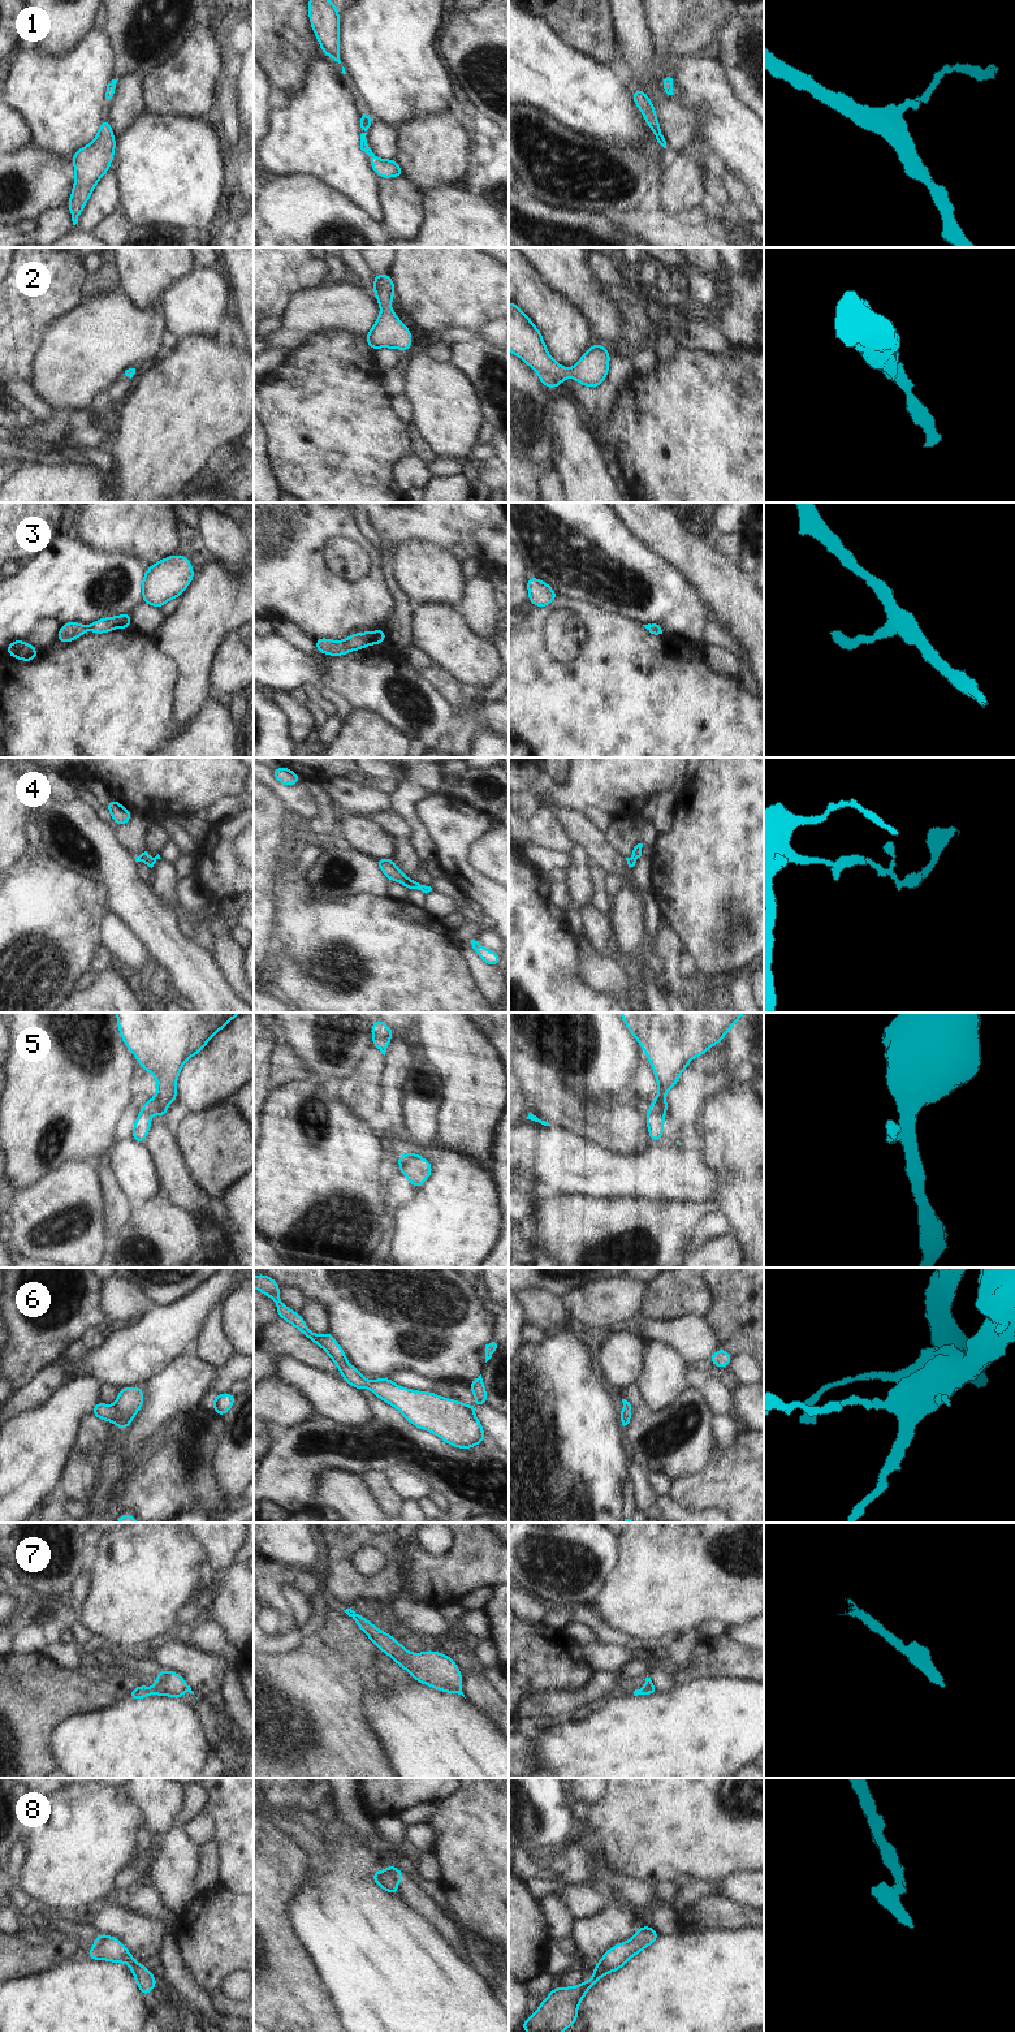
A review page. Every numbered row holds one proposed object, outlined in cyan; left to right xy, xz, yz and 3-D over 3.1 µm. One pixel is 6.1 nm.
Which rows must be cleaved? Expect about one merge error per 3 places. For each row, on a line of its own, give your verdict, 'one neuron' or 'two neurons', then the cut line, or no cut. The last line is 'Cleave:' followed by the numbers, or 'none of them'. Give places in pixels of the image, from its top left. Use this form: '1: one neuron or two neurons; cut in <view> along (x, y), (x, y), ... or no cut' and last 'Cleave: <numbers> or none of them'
1: one neuron; no cut
2: one neuron; no cut
3: one neuron; no cut
4: one neuron; no cut
5: two neurons; cut in yz along (651, 1105), (664, 1114)
6: one neuron; no cut
7: one neuron; no cut
8: two neurons; cut in yz along (599, 1962), (609, 1971)
Cleave: 5, 8

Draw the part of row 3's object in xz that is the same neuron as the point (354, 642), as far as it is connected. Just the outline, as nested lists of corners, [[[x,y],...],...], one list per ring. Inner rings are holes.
[[[384,627],[377,631],[364,631],[350,634],[345,640],[331,640],[328,638],[316,638],[316,651],[331,656],[344,656],[350,651],[359,651],[370,644],[381,644],[386,639]]]

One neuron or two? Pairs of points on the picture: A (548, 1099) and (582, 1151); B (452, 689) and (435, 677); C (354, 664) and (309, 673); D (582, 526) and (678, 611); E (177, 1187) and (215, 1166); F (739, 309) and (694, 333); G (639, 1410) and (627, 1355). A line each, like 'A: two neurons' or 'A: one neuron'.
A: two neurons
B: one neuron
C: one neuron
D: one neuron
E: two neurons
F: two neurons
G: two neurons

